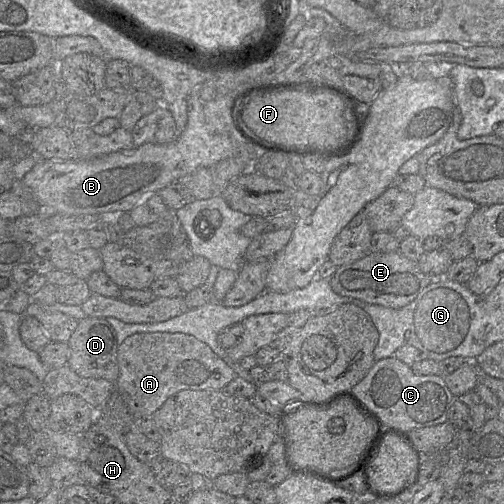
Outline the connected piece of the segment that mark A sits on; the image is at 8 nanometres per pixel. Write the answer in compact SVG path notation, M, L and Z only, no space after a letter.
M147 332L126 338L118 347L119 377L116 389L122 395L136 420L152 418L165 401L182 390L223 390L237 377L234 369L207 344L184 333Z

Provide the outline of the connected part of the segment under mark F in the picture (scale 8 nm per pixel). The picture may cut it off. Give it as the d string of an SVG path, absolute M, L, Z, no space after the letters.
M275 91L253 95L246 104L243 119L259 137L285 146L339 148L353 136L357 116L349 101L329 91Z

